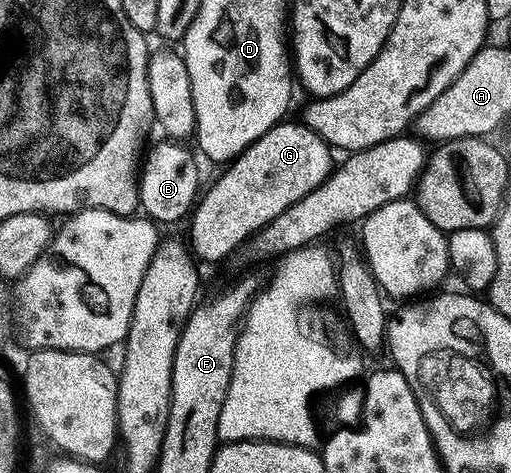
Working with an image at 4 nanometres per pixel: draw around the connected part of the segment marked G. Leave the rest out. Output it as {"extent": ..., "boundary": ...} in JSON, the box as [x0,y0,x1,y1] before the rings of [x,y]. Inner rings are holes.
{"extent":[191,123,335,265],"boundary":[[[282,123],[267,131],[267,135],[263,135],[246,153],[241,154],[226,168],[229,170],[210,187],[209,194],[205,193],[200,198],[191,217],[191,222],[193,221],[191,252],[198,262],[206,261],[209,265],[217,265],[220,261],[227,260],[241,244],[244,246],[273,220],[279,219],[288,208],[294,207],[300,200],[307,198],[307,195],[311,195],[334,173],[335,153],[329,144],[303,123],[289,124]]]}

